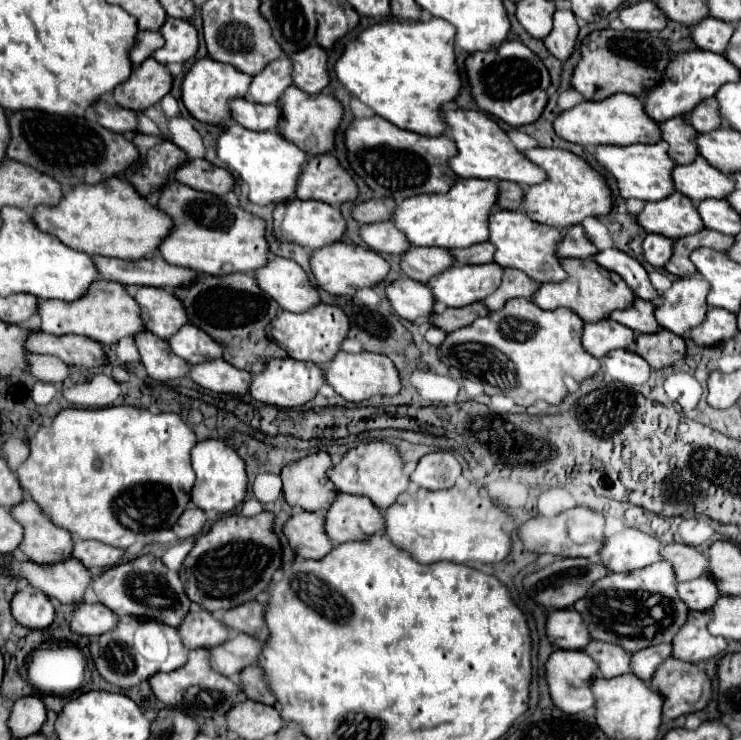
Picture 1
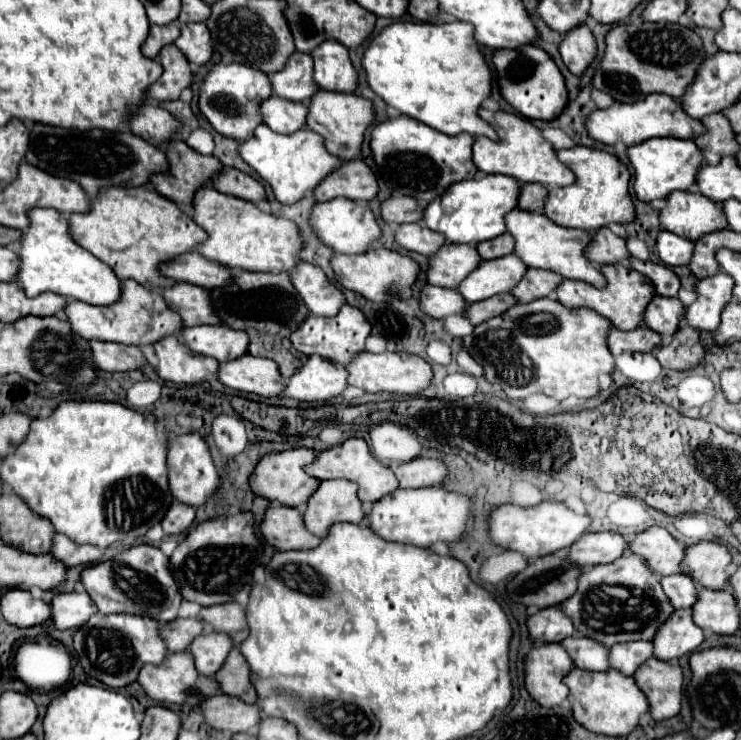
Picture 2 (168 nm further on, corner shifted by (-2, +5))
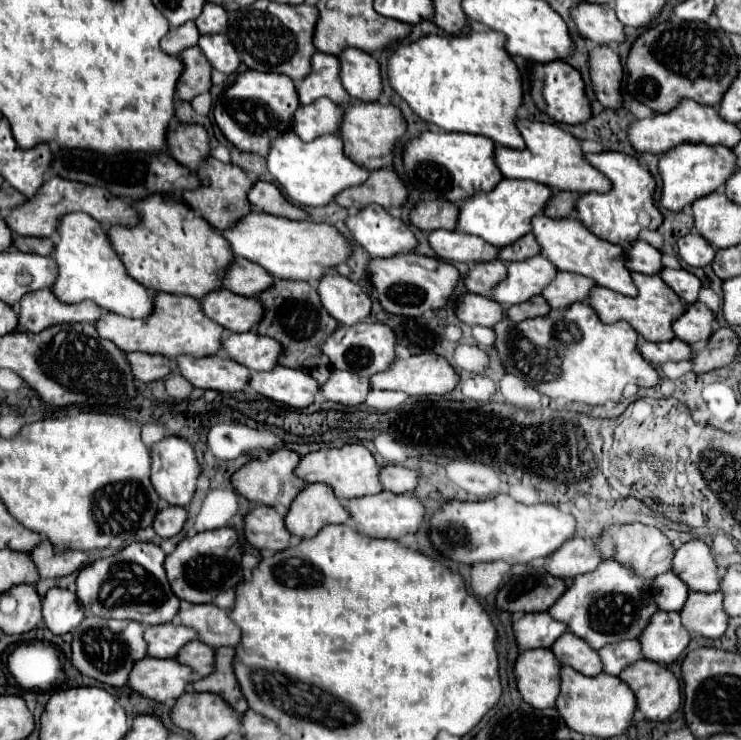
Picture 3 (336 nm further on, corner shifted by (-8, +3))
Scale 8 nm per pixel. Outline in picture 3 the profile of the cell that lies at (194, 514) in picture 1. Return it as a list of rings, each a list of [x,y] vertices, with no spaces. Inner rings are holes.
[[[167,505],[167,507],[161,509],[161,513],[157,513],[157,517],[153,521],[153,531],[159,537],[169,539],[169,537],[181,533],[183,523],[185,523],[185,517],[187,517],[187,511],[183,507]]]

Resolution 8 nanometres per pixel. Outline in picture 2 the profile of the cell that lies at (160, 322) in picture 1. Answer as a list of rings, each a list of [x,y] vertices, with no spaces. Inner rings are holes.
[[[177,283],[161,291],[163,299],[181,317],[183,327],[195,325],[217,325],[219,319],[213,313],[211,297],[205,289],[191,283]]]

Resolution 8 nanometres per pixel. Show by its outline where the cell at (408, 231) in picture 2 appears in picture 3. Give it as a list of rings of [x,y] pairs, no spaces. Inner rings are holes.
[[[433,231],[429,233],[429,243],[437,257],[445,261],[449,259],[473,265],[477,261],[497,259],[497,247],[461,231]]]

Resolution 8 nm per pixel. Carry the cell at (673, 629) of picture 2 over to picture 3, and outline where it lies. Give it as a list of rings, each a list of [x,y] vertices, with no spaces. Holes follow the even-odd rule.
[[[657,611],[653,621],[649,621],[649,629],[645,629],[645,633],[639,637],[643,657],[661,665],[673,663],[689,641],[691,635],[687,629],[683,629],[679,613],[667,611]]]

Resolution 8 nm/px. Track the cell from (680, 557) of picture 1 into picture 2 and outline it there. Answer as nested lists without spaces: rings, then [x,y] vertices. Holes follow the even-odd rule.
[[[651,527],[651,529],[643,531],[643,533],[637,533],[633,537],[629,549],[633,553],[641,555],[643,559],[647,559],[649,567],[655,573],[659,573],[661,577],[681,573],[681,563],[683,563],[685,547],[681,543],[677,543],[661,527]]]

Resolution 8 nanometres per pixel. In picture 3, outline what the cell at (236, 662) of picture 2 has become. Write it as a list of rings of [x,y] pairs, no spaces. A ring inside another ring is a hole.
[[[217,647],[215,649],[215,669],[211,675],[193,681],[189,685],[191,691],[209,691],[223,697],[231,709],[241,715],[247,711],[247,701],[239,689],[239,683],[233,675],[233,649],[229,647]]]

